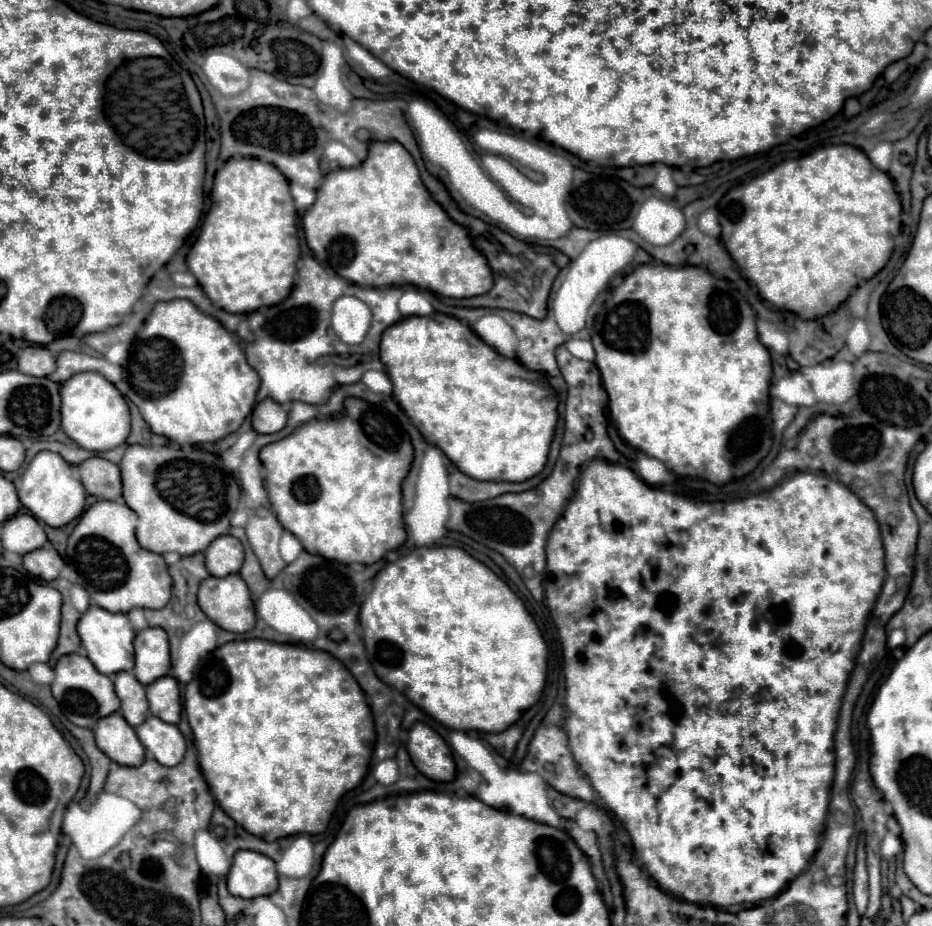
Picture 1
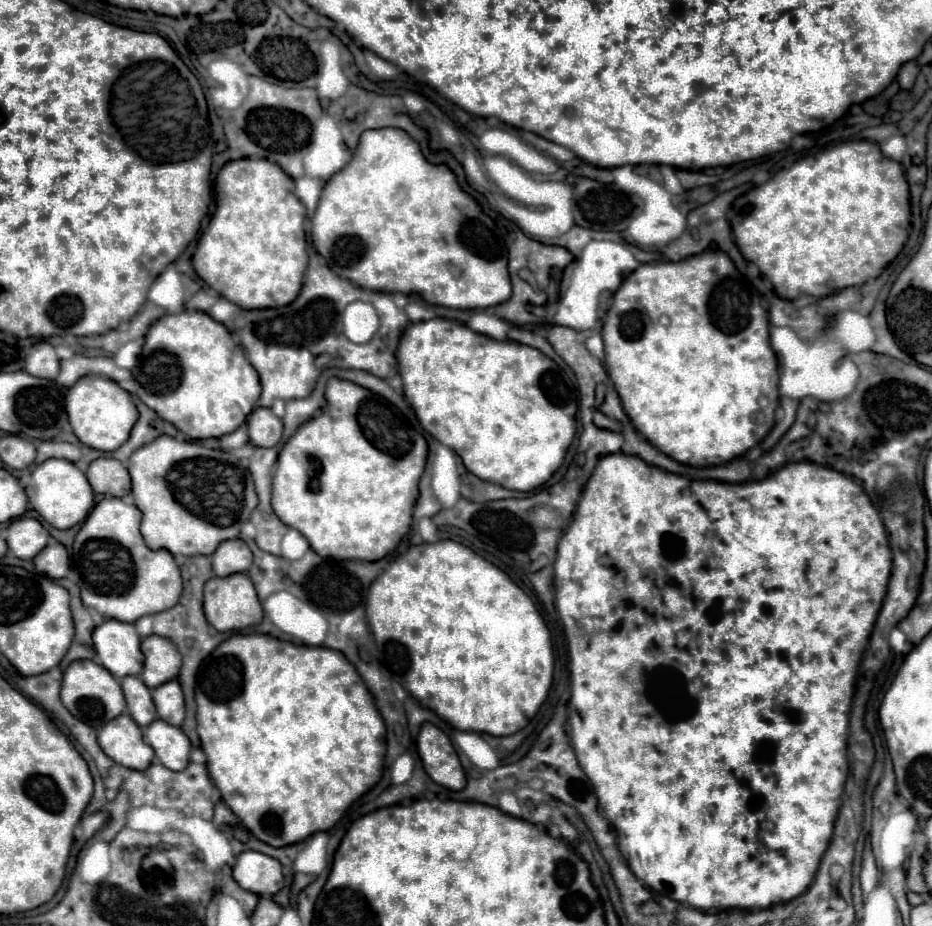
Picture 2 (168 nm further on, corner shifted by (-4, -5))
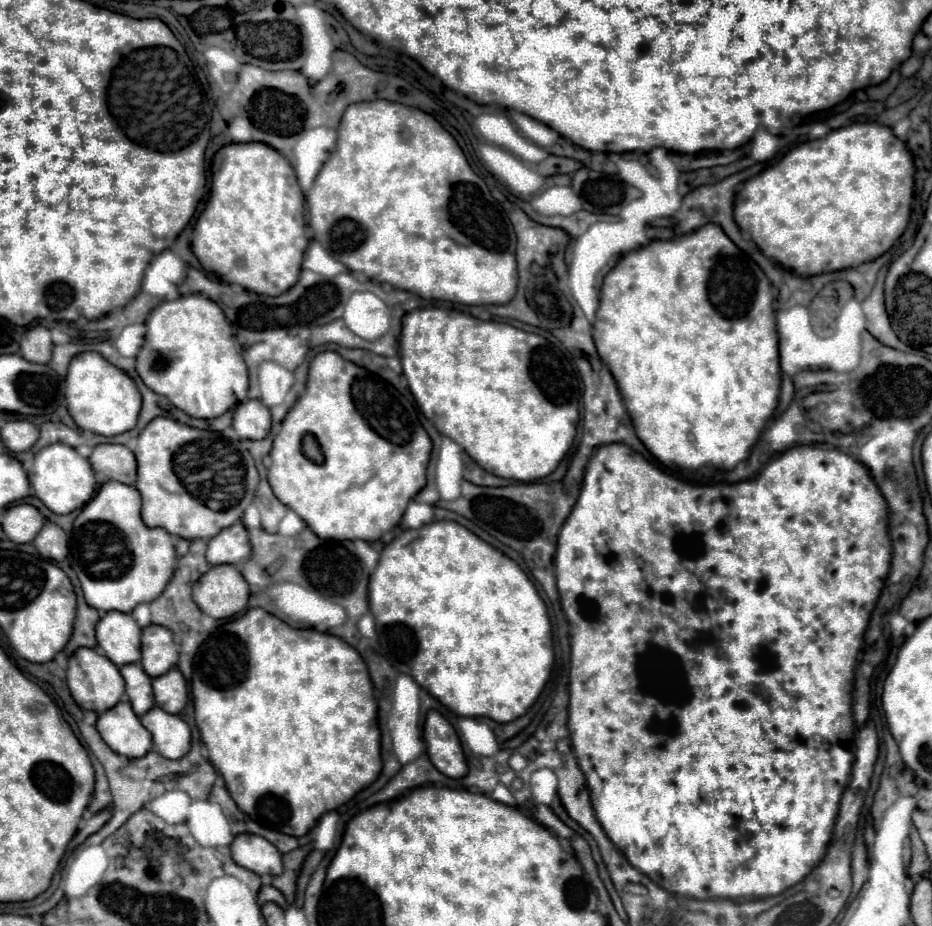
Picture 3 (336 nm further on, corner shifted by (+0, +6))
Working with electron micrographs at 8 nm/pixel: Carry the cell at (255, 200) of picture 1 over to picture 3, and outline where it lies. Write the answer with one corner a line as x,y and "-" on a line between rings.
262,142
228,144
220,148
212,162
212,190
210,200
196,220
192,234
192,252
204,270
218,274
224,282
240,284
246,290
266,296
280,296
296,284
302,256
308,246
304,236
304,194
298,186
294,168
272,146

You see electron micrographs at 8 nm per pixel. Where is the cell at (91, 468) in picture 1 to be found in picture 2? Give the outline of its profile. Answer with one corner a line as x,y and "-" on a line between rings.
100,457
90,463
86,477
94,489
94,493
108,497
126,497
130,493
130,475
128,469
116,461

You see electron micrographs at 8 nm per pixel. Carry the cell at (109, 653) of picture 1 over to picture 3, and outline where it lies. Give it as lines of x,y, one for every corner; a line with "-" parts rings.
108,612
96,626
96,640
116,666
140,660
140,626
134,632
132,614

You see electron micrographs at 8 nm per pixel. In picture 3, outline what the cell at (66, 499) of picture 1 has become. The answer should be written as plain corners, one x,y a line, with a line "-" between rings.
56,442
44,446
36,458
32,472
28,474
34,494
56,514
68,514
76,508
82,508
96,490
96,476
86,458
82,458
72,446

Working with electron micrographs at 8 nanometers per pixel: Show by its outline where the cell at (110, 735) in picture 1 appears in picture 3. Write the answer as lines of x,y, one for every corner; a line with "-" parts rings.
120,702
100,714
96,728
116,754
142,758
152,750
152,734
140,724
128,702

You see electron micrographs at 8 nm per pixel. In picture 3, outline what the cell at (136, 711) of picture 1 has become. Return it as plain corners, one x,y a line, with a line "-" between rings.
124,664
120,666
120,674
126,680
126,694
130,698
130,704
138,716
148,712
154,706
152,696
152,680
144,672
140,664

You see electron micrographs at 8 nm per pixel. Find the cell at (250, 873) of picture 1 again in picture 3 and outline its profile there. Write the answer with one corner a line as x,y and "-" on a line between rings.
238,834
230,846
236,864
262,874
282,874
282,854
274,844
256,834

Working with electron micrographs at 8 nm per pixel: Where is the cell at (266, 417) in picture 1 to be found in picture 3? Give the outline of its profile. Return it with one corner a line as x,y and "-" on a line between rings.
246,400
234,408
232,428
240,438
262,440
270,432
270,410
260,400

